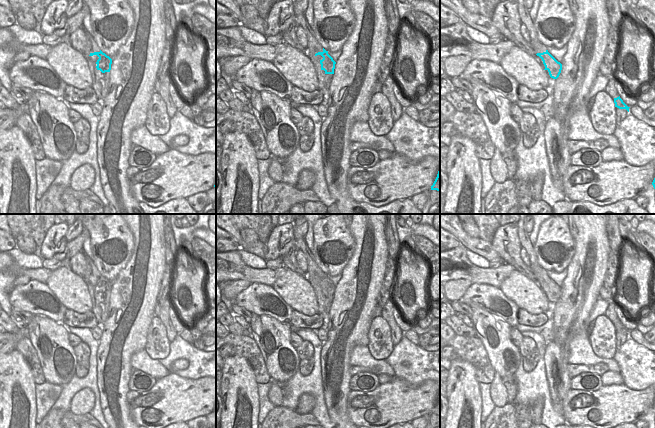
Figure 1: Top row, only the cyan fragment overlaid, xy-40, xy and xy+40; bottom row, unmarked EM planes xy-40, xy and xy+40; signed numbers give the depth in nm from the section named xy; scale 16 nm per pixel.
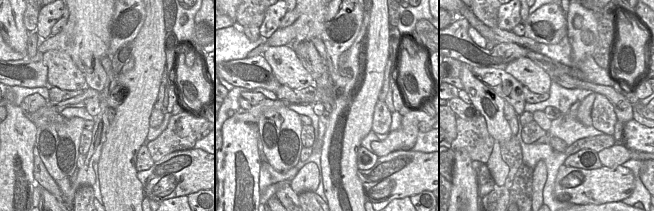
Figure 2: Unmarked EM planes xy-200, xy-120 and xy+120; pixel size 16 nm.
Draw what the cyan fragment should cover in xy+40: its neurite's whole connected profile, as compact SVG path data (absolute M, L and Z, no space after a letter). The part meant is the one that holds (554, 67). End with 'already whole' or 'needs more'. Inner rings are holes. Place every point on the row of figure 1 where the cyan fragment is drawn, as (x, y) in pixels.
M546 50L543 53L537 53L537 56L539 56L543 64L545 66L544 70L547 70L549 72L549 75L553 79L557 79L561 73L562 70L562 64L558 62L549 52Z; already whole

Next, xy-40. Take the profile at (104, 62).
M101 50L99 52L90 53L89 56L93 56L93 55L97 55L99 57L99 59L96 62L97 70L100 70L102 73L110 72L112 59L109 56L107 56L105 53L103 53Z; already whole

